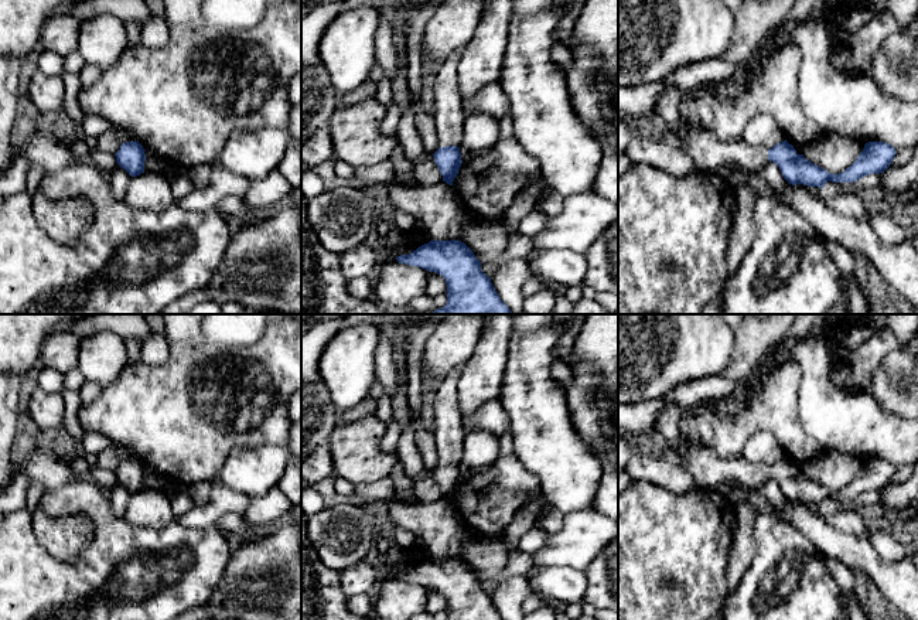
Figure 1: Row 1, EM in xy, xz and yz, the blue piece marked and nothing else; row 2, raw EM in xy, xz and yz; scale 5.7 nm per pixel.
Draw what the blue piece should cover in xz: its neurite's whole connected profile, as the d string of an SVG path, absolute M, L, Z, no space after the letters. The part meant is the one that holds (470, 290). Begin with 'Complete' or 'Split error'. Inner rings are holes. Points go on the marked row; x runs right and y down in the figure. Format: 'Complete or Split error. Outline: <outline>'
Complete. Outline: M431 239L410 255L396 259L446 279L447 303L431 314L513 314L481 270L481 262L461 241Z

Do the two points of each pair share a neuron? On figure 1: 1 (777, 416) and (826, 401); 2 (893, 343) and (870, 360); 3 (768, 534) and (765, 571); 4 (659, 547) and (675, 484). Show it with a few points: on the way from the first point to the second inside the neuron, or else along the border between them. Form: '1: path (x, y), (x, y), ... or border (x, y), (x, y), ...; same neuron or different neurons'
1: border (801, 377), (798, 421), (801, 428), (814, 439); different neurons
2: path (887, 343), (876, 354); same neuron
3: path (768, 542), (768, 562); same neuron
4: border (642, 480), (674, 493), (686, 493), (698, 486); different neurons

